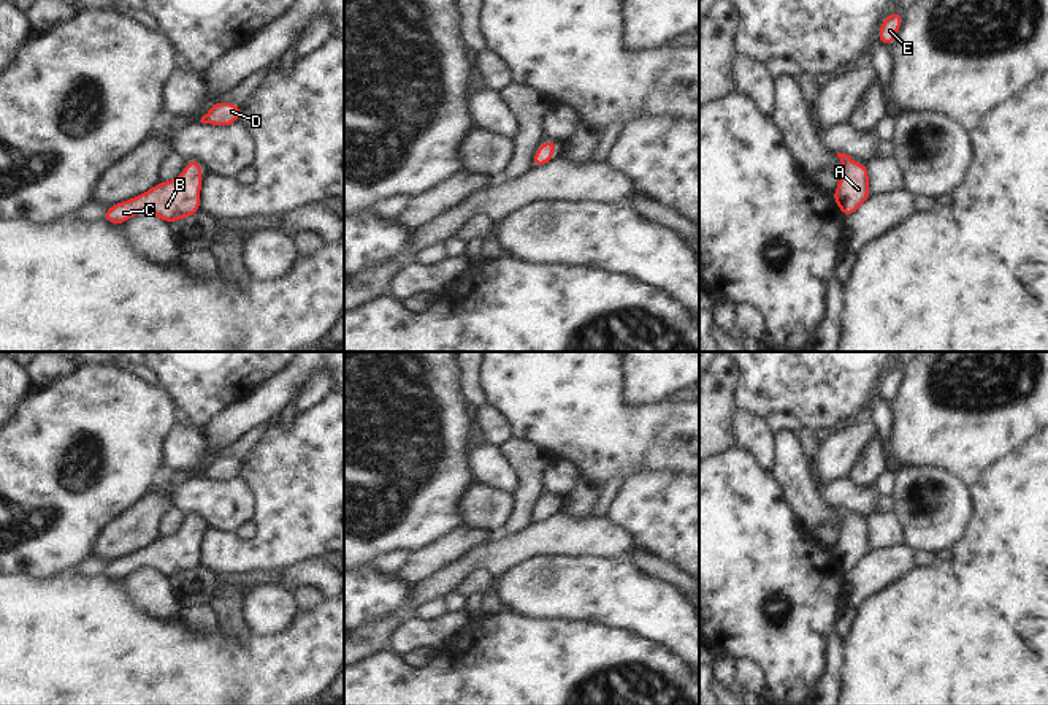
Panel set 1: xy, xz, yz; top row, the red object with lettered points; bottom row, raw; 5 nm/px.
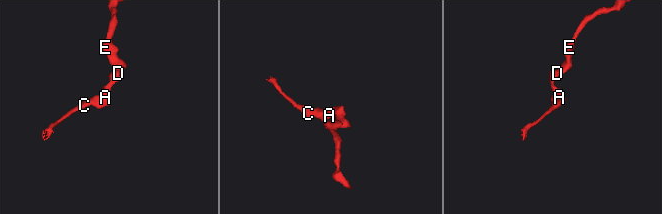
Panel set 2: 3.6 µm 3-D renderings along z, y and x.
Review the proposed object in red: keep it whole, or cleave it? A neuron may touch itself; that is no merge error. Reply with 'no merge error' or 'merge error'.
no merge error

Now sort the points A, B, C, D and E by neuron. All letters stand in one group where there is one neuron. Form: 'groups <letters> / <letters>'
groups A B C D E

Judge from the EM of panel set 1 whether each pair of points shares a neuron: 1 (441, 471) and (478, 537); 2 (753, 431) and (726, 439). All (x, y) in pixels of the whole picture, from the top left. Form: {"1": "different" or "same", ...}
{"1": "different", "2": "different"}

